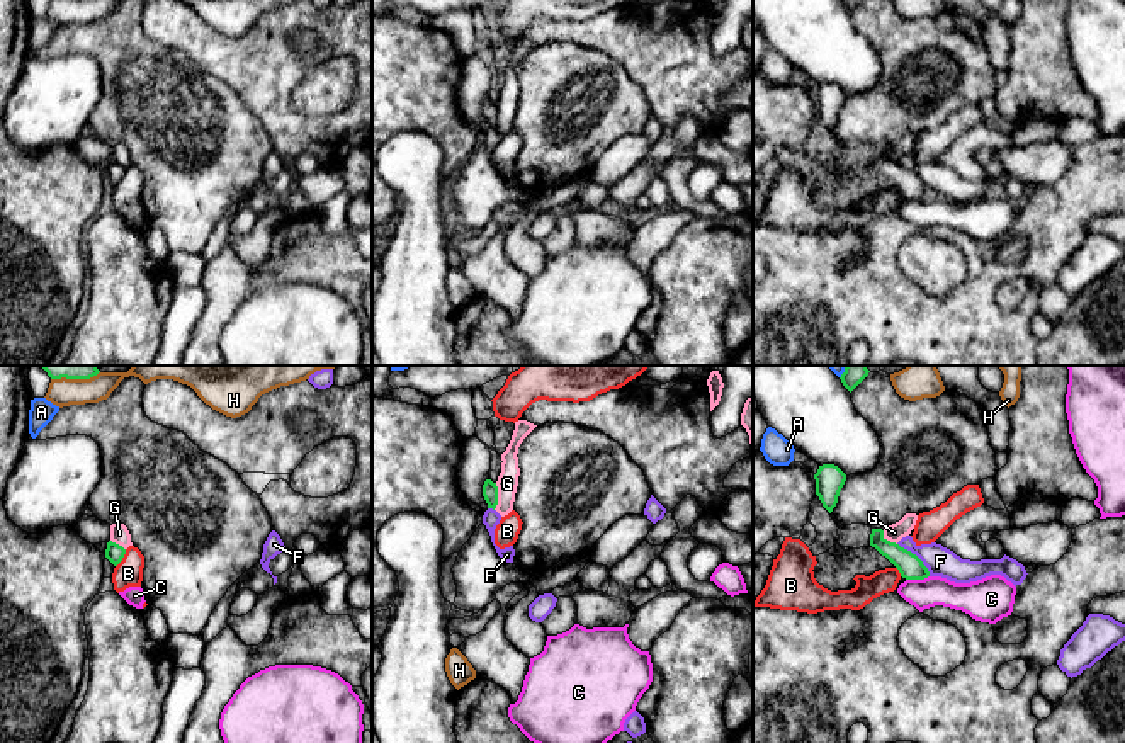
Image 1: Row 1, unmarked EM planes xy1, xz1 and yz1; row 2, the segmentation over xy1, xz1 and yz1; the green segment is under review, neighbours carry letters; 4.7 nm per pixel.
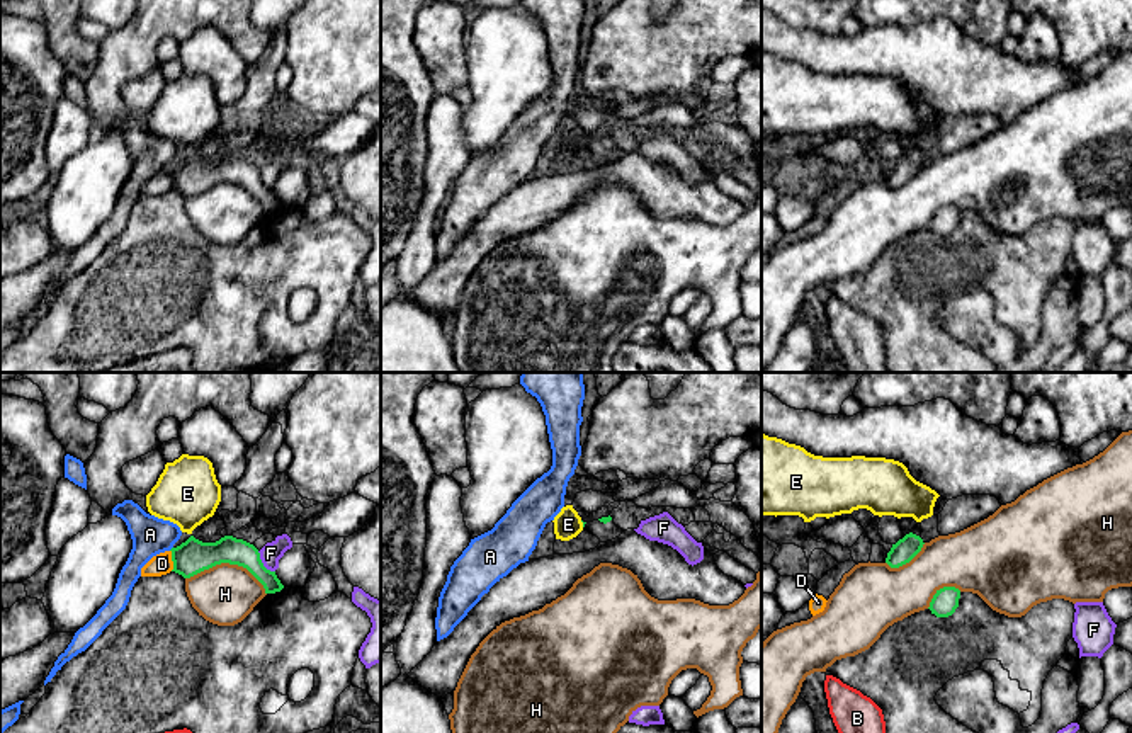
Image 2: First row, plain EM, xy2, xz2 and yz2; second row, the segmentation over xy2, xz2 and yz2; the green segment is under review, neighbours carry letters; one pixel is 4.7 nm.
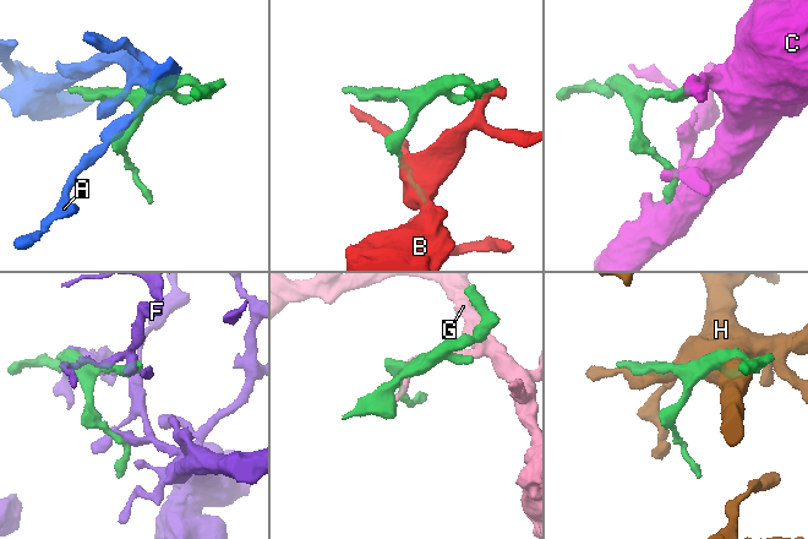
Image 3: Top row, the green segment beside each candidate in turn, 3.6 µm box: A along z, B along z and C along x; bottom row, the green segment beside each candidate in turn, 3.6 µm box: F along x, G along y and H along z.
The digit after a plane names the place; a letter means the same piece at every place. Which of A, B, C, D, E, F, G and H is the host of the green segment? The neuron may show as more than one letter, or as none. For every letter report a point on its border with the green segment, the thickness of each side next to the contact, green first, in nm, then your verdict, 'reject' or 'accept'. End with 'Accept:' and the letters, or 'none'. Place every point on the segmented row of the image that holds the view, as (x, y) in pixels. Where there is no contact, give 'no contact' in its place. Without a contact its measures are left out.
A: contact yz1 (843, 373); calibres 110 and 70 nm; reject
B: contact xy1 (123, 556); calibres 90 and 130 nm; reject
C: contact yz1 (916, 578); calibres 120 and 140 nm; reject
D: contact xy2 (172, 560); calibres 160 and 100 nm; reject
E: contact xz2 (583, 524); calibres 20 and 130 nm; reject
F: contact yz1 (916, 556); calibres 120 and 140 nm; reject
G: contact xz1 (497, 497); calibres 80 and 100 nm; reject
H: contact xy2 (228, 562); calibres 160 and 280 nm; reject
Accept: none

